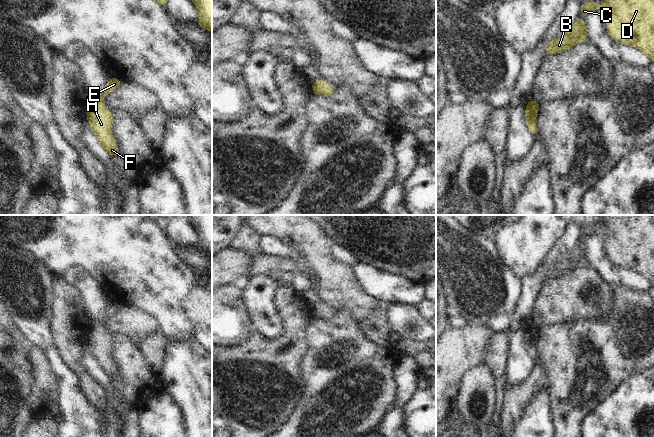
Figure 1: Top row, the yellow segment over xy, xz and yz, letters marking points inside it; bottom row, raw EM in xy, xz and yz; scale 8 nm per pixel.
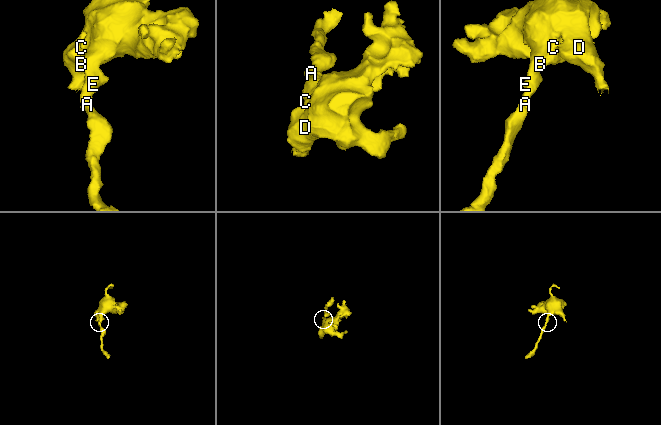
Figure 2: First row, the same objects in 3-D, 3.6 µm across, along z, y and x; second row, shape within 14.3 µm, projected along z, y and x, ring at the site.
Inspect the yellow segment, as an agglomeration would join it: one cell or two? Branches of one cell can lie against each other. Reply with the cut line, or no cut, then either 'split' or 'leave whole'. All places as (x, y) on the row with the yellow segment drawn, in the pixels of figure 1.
cut none; leave whole

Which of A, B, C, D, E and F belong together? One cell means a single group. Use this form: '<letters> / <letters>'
A B C D E F

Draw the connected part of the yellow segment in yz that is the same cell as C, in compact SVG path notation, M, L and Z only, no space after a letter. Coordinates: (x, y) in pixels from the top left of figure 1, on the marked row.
M605 0L602 6L598 3L583 3L581 14L587 15L597 8L602 9L607 15L607 32L613 40L641 50L654 62L654 0Z

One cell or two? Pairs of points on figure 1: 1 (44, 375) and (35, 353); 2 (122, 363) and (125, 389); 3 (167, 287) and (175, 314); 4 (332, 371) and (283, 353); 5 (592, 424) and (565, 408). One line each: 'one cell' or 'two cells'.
1: one cell
2: one cell
3: one cell
4: two cells
5: two cells

